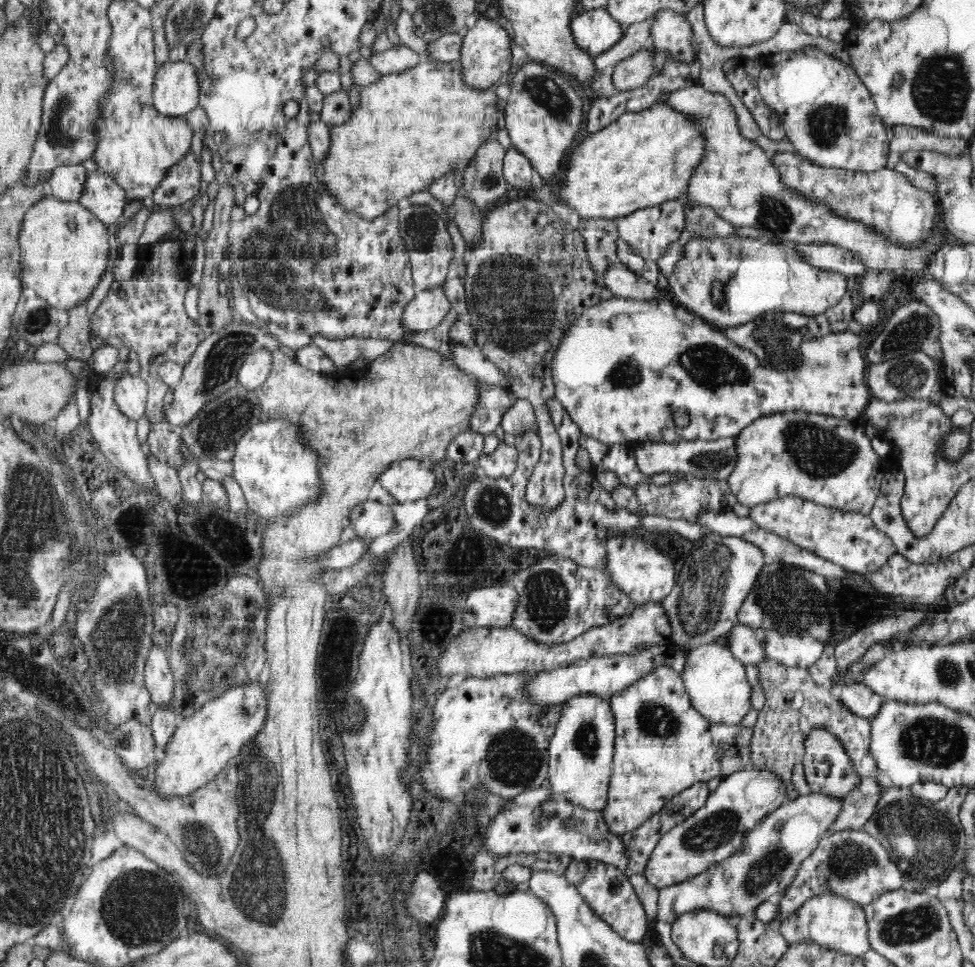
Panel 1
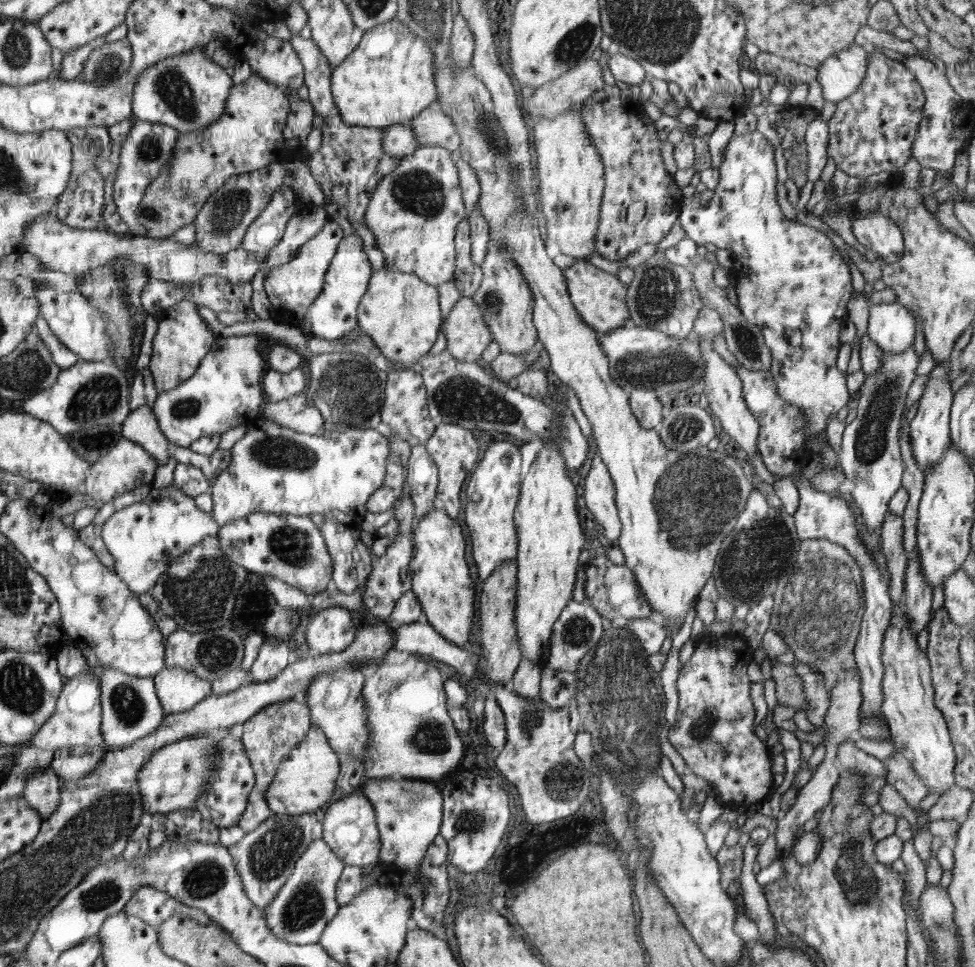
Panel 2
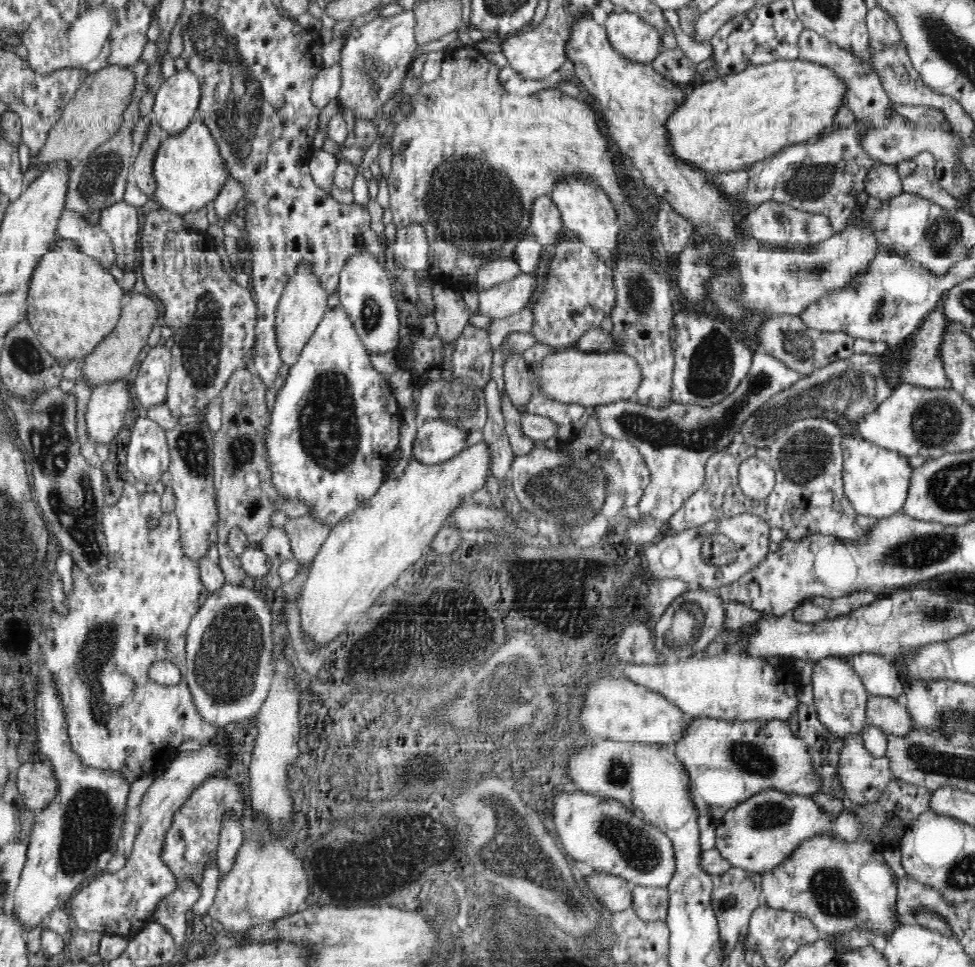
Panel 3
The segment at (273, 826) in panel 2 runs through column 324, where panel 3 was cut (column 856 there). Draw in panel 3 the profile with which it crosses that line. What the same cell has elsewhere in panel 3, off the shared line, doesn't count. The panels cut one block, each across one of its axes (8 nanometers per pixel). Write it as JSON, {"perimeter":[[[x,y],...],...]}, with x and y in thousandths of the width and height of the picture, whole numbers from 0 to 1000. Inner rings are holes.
{"perimeter":[[[832,706],[828,708],[819,707],[816,715],[818,715],[821,728],[818,728],[816,736],[810,740],[808,749],[811,751],[811,756],[827,768],[829,779],[833,781],[833,793],[837,795],[837,799],[839,799],[839,804],[843,808],[839,821],[847,820],[857,825],[865,825],[869,834],[872,835],[866,837],[866,840],[874,841],[874,848],[878,848],[879,852],[881,852],[880,863],[889,869],[890,872],[897,874],[901,880],[923,880],[923,875],[931,858],[934,857],[934,854],[937,853],[937,850],[947,840],[954,839],[956,818],[945,815],[945,813],[926,811],[926,809],[915,805],[915,809],[906,817],[901,829],[889,834],[879,834],[874,828],[870,828],[870,824],[867,823],[866,816],[863,815],[857,800],[859,781],[863,776],[863,763],[853,760],[847,750],[843,749],[839,744]]]}

